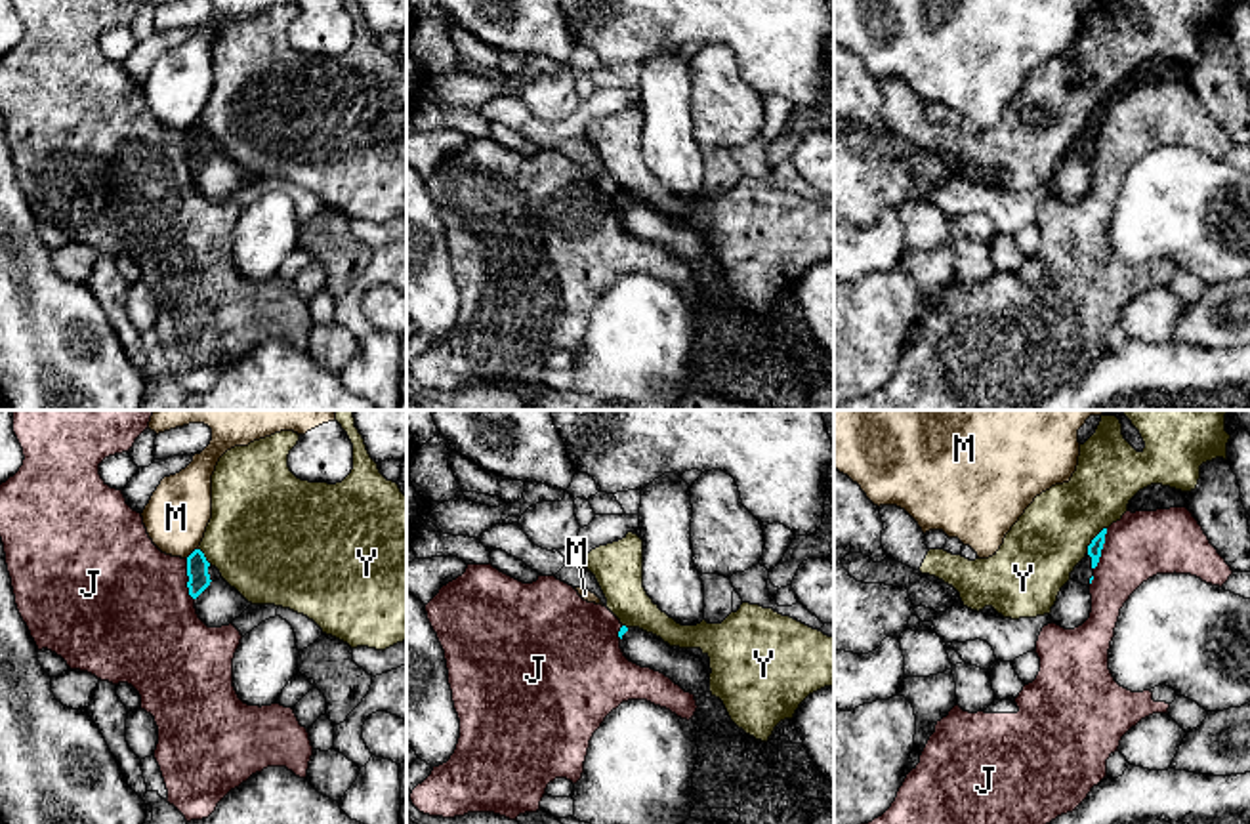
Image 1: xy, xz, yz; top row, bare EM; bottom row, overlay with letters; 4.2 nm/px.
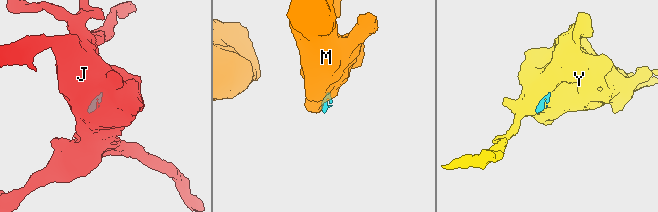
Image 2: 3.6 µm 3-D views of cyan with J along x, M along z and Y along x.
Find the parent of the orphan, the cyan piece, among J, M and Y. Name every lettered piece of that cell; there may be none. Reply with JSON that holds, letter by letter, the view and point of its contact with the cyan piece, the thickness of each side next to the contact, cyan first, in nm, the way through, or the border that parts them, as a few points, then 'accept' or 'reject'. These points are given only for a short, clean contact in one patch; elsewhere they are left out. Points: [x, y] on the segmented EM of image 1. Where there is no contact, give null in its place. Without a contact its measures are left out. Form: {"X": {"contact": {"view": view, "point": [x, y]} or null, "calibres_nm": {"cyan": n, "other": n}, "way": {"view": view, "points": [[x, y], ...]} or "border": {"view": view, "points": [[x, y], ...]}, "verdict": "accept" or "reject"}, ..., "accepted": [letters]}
{"J": {"contact": {"view": "xy", "point": [189, 580]}, "calibres_nm": {"cyan": 100, "other": 460}, "border": {"view": "xy", "points": [[186, 559], [187, 594], [193, 599]]}, "verdict": "reject"}, "M": {"contact": {"view": "xy", "point": [193, 552]}, "calibres_nm": {"cyan": 100, "other": 260}, "border": {"view": "xy", "points": [[197, 548], [186, 557]]}, "verdict": "reject"}, "Y": {"contact": {"view": "yz", "point": [1092, 540]}, "calibres_nm": {"cyan": 60, "other": 320}, "border": {"view": "yz", "points": [[1105, 527], [1086, 552]]}, "verdict": "reject"}, "accepted": []}

